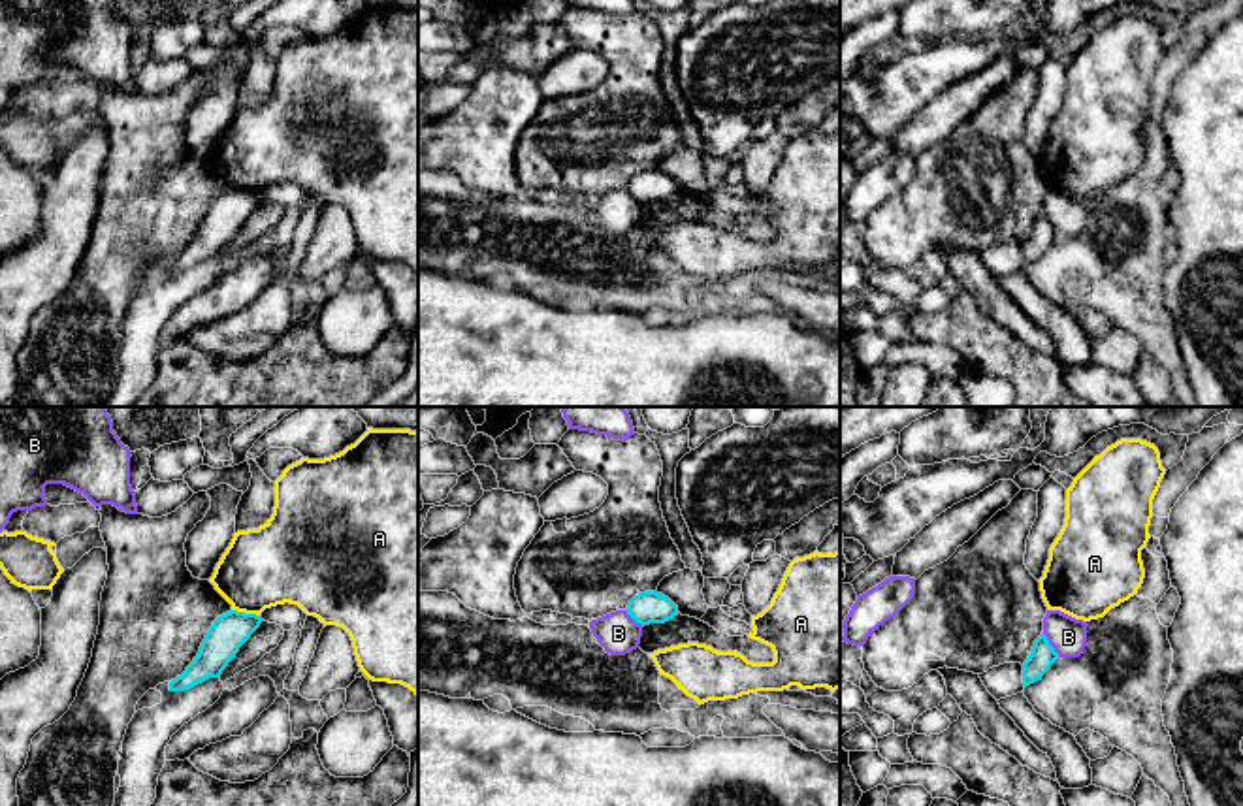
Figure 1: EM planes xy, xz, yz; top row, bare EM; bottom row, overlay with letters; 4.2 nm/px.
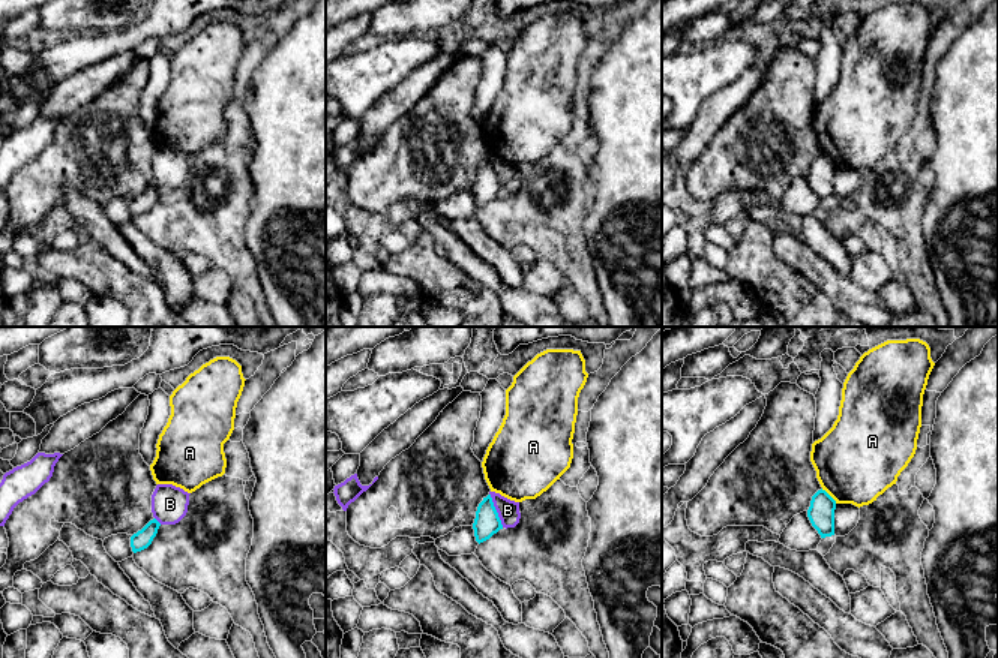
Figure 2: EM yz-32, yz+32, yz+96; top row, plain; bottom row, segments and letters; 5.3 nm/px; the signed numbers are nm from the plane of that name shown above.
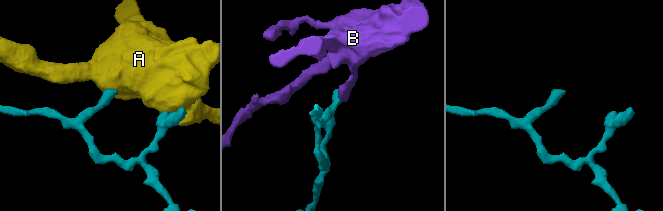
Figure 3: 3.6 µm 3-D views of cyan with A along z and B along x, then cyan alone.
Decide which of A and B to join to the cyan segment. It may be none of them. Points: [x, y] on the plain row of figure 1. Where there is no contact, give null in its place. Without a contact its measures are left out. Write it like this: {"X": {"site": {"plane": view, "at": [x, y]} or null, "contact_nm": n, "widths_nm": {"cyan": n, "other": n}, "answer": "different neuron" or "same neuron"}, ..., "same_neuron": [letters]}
{"A": {"site": {"plane": "xy", "at": [243, 191]}, "contact_nm": 120, "widths_nm": {"cyan": 160, "other": 340}, "answer": "different neuron"}, "B": {"site": {"plane": "yz", "at": [1049, 223]}, "contact_nm": 130, "widths_nm": {"cyan": 110, "other": 160}, "answer": "different neuron"}, "same_neuron": []}

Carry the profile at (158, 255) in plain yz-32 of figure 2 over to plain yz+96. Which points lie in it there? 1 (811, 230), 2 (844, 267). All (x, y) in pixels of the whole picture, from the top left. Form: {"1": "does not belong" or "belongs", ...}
{"1": "belongs", "2": "belongs"}

